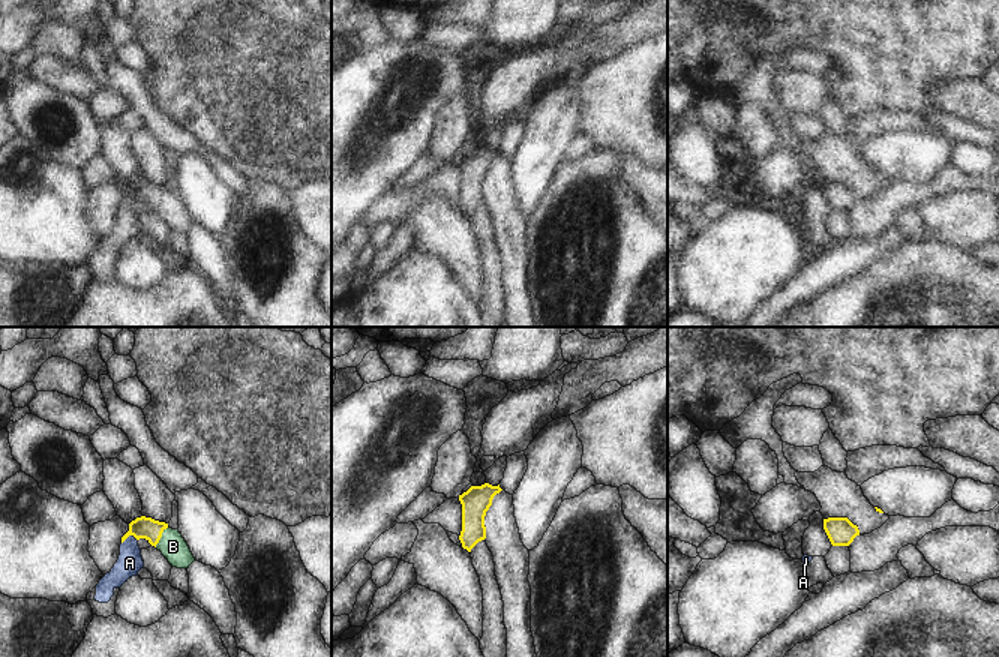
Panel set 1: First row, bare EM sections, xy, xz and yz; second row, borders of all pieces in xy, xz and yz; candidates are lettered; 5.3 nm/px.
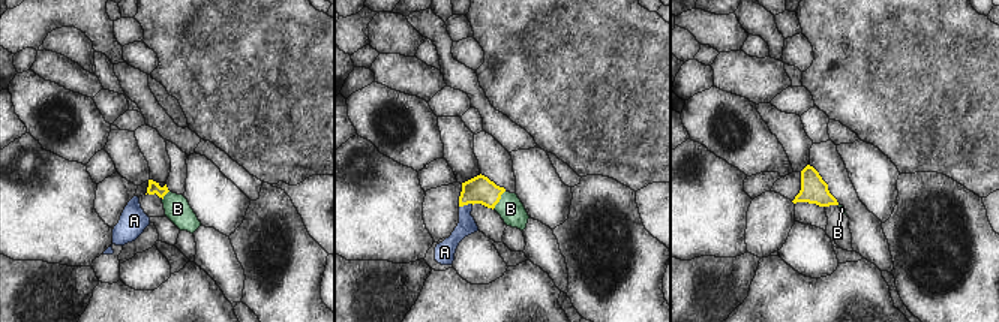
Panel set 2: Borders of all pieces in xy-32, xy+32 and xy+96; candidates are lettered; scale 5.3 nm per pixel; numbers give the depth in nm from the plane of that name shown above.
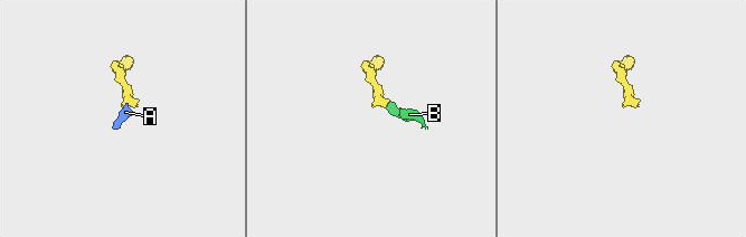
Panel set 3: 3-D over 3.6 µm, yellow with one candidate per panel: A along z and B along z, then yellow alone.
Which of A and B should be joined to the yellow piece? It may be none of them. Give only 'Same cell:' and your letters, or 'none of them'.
Same cell: A, B

